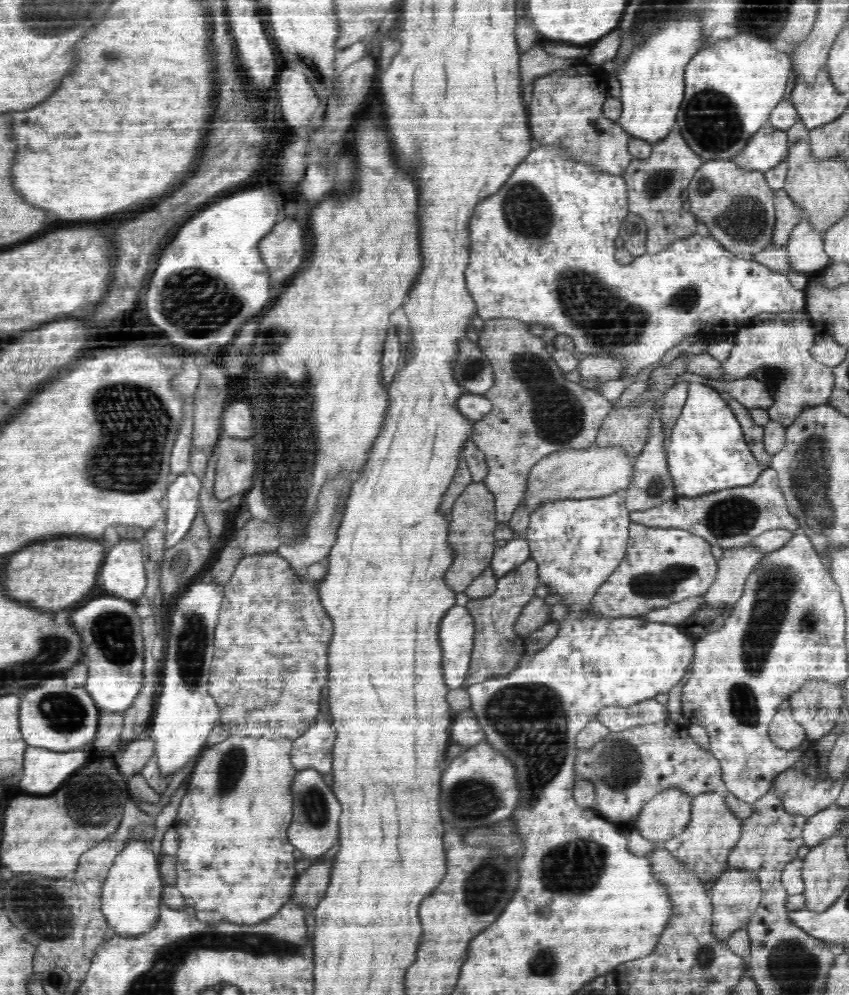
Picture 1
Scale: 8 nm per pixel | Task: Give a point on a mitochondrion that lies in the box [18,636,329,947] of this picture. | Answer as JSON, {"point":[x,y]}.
{"point":[94,801]}

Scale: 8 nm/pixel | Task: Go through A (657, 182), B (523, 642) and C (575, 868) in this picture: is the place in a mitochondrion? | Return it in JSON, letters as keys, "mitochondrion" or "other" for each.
{"A":"mitochondrion","B":"other","C":"mitochondrion"}

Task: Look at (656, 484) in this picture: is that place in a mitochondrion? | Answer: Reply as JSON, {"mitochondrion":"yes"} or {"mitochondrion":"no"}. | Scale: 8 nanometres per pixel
{"mitochondrion":"yes"}

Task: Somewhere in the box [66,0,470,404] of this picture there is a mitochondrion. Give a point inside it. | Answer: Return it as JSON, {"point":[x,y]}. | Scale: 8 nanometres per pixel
{"point":[189,304]}

